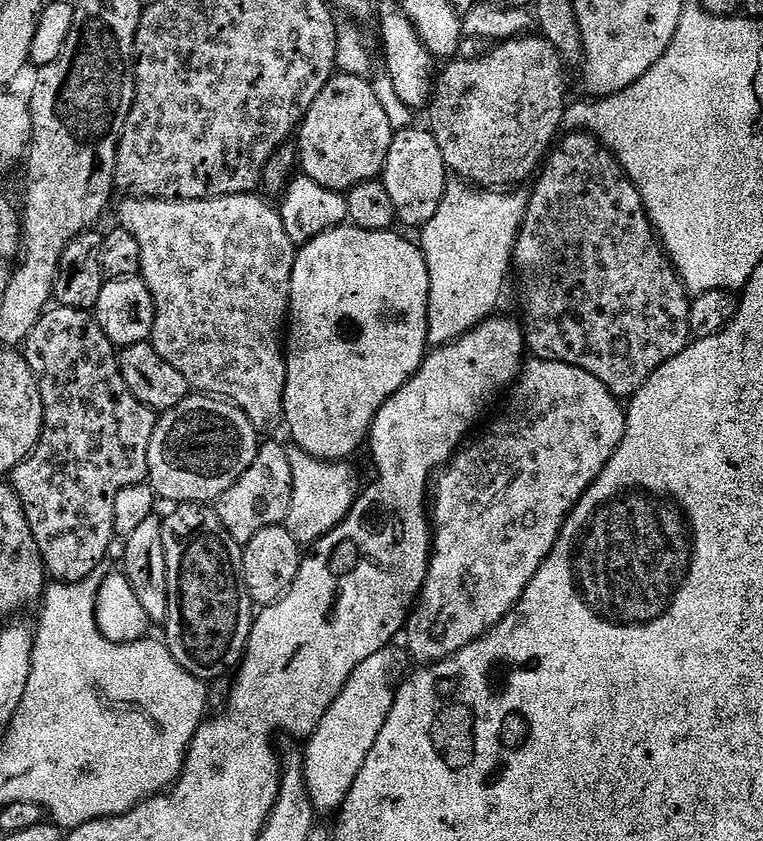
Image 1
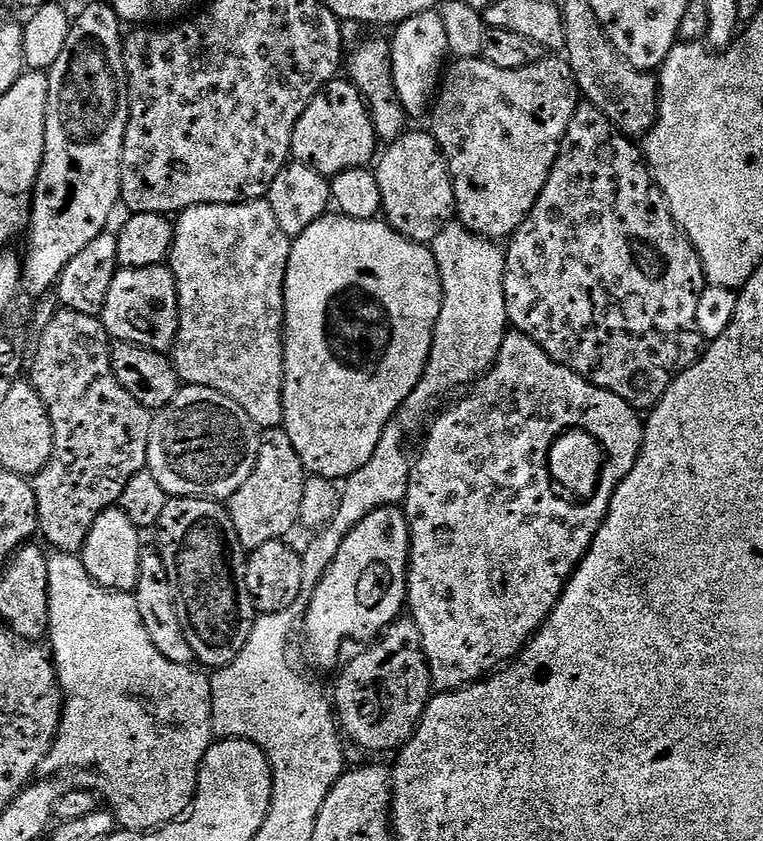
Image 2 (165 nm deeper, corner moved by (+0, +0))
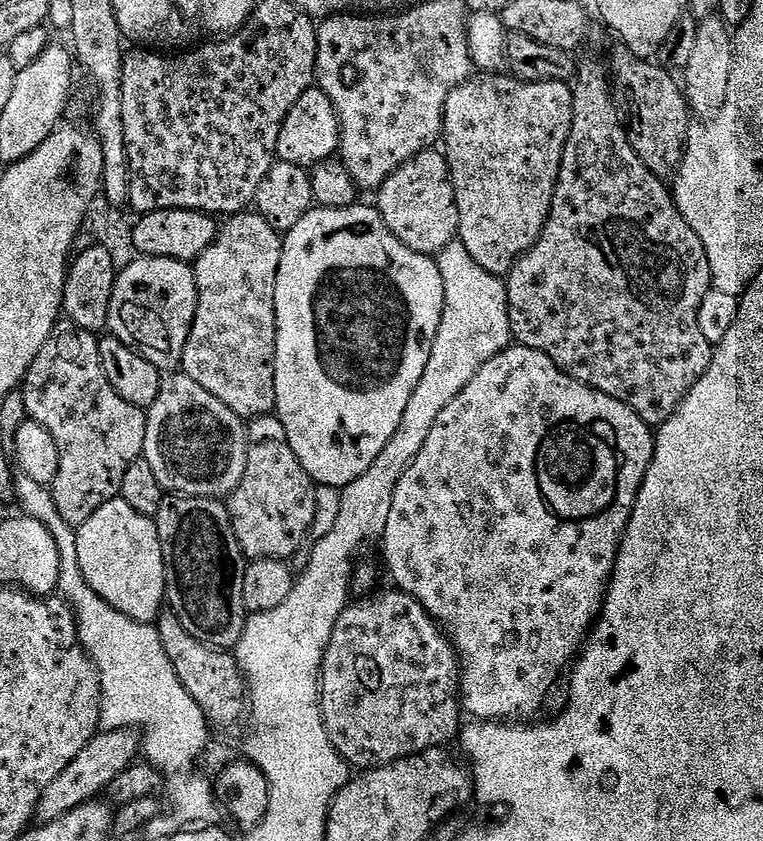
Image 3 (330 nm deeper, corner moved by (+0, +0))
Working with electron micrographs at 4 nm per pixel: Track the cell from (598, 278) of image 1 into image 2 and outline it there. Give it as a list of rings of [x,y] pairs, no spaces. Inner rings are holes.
[[[587,102],[577,107],[574,118],[570,118],[568,133],[560,143],[560,153],[556,155],[550,178],[538,202],[534,202],[534,210],[530,210],[522,226],[518,226],[516,233],[507,241],[504,257],[504,297],[509,325],[523,336],[529,336],[551,360],[574,370],[579,376],[586,377],[590,383],[618,394],[618,398],[622,398],[633,408],[651,410],[666,394],[672,381],[700,359],[706,347],[705,338],[699,332],[696,319],[699,296],[706,287],[706,281],[700,256],[683,230],[674,222],[664,191],[652,180],[652,172],[644,161],[643,151],[632,144],[635,143],[620,129],[615,128],[610,118],[602,114],[602,110]]]

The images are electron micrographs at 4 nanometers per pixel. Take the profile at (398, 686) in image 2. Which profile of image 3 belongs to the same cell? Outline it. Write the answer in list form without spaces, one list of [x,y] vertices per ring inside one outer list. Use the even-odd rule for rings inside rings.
[[[391,590],[392,592],[380,592],[368,594],[365,600],[349,603],[344,613],[336,623],[336,635],[330,638],[330,646],[324,655],[324,665],[320,671],[320,709],[324,715],[324,724],[332,735],[332,745],[339,750],[340,755],[348,761],[349,765],[364,764],[360,766],[372,766],[377,762],[389,764],[392,760],[401,760],[412,756],[415,752],[426,752],[439,749],[439,744],[444,744],[448,739],[455,737],[462,728],[462,697],[460,694],[460,674],[462,661],[456,651],[455,644],[442,631],[441,625],[432,617],[426,609],[407,592]]]

